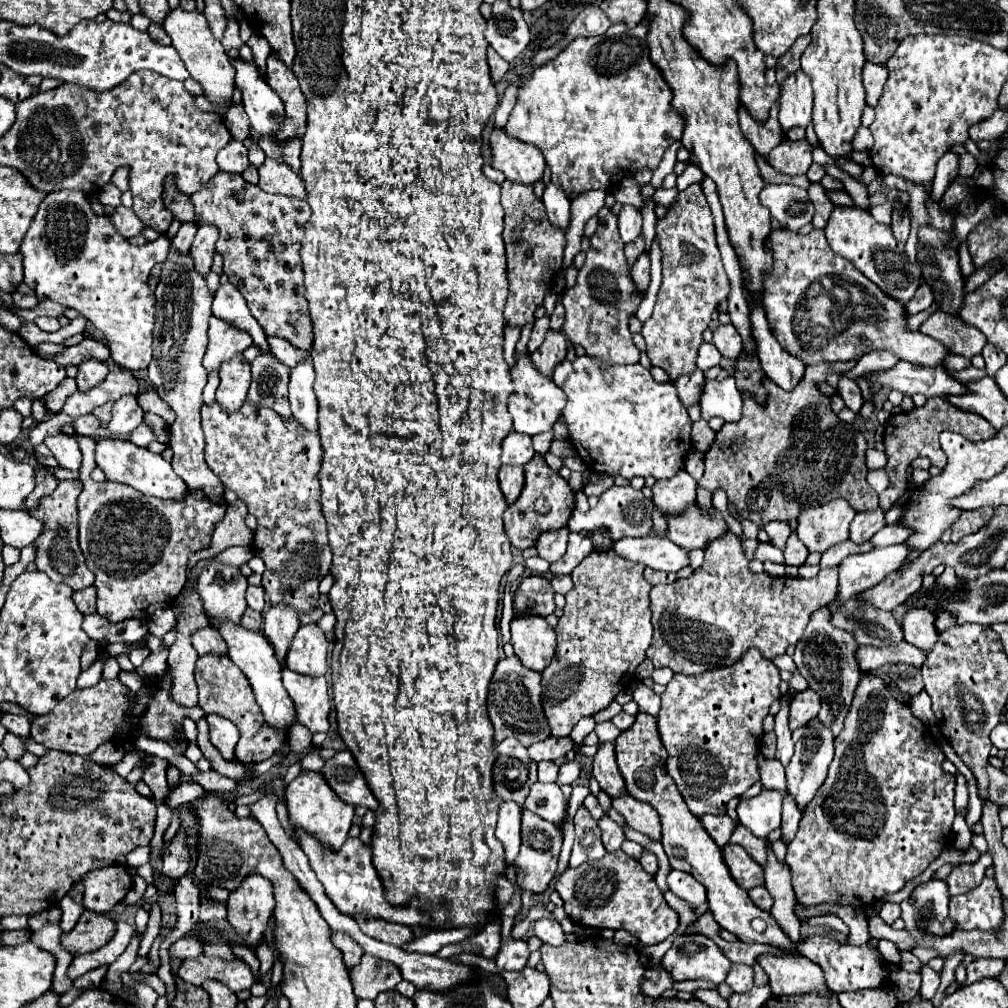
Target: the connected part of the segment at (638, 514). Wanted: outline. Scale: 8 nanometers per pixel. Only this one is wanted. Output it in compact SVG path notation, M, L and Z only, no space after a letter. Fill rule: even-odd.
M610 487L598 499L598 505L588 513L574 513L568 521L570 531L606 531L612 541L622 537L646 537L652 531L652 499L646 499L642 491L632 487Z

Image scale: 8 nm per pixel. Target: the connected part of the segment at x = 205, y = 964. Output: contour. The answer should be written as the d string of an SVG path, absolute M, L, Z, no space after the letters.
M198 955L196 959L182 959L178 977L196 987L202 985L206 979L216 979L234 993L250 989L254 983L254 975L244 961L234 959L232 963L228 963L224 959L208 959L208 955Z

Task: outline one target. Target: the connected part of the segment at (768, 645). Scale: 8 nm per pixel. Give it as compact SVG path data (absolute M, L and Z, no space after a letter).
M726 533L722 539L712 541L704 551L704 565L688 579L678 579L672 585L652 587L652 625L654 639L646 651L654 667L670 667L674 673L698 675L710 669L736 663L750 647L756 647L766 659L782 655L788 645L796 645L808 625L810 615L830 603L836 597L838 565L820 569L812 579L802 577L772 577L766 573L752 575L748 571L748 559L744 557L740 539L734 533Z

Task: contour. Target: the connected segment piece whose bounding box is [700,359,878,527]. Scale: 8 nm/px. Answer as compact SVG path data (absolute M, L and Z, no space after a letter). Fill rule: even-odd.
M852 359L844 362L808 365L808 367L806 367L806 373L804 373L804 377L802 377L802 381L800 381L798 387L796 387L794 391L790 391L790 393L788 393L788 391L782 391L780 387L776 387L776 383L772 383L770 379L764 379L762 385L768 389L768 401L766 401L766 405L760 407L752 397L744 395L742 419L740 419L738 423L724 423L724 427L716 433L716 441L712 443L710 451L706 453L706 461L704 461L704 463L706 463L706 471L704 471L704 477L700 479L700 485L706 487L706 489L710 489L710 491L714 491L714 489L724 489L724 491L728 493L728 499L738 507L740 517L742 517L742 519L750 519L750 521L756 523L758 527L764 527L766 523L770 523L770 521L774 521L774 519L778 519L778 521L796 519L798 513L800 513L802 509L812 507L812 505L814 505L814 507L816 507L816 505L824 505L824 503L828 503L828 501L832 501L832 499L840 499L840 497L846 499L854 511L878 509L878 493L876 493L876 491L868 485L868 481L866 481L866 473L868 473L868 469L866 469L866 465L864 465L864 459L866 459L866 455L864 455L864 453L866 453L866 441L864 441L862 433L856 431L852 425L840 421L840 419L832 413L832 409L830 409L830 399L824 397L824 395L816 389L816 383L822 381L822 379L826 379L826 373L844 373L849 371L856 365L858 360L859 359Z

